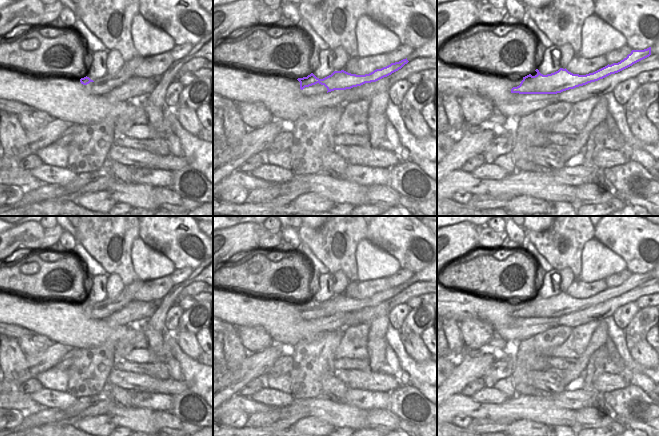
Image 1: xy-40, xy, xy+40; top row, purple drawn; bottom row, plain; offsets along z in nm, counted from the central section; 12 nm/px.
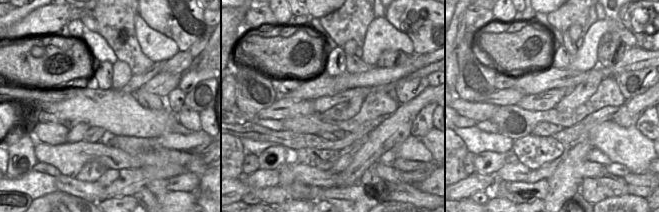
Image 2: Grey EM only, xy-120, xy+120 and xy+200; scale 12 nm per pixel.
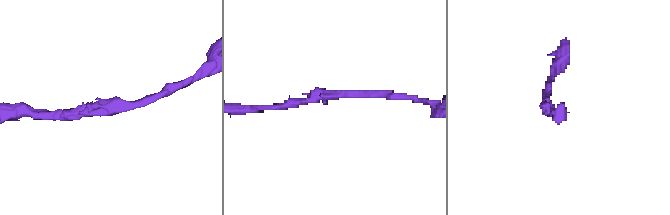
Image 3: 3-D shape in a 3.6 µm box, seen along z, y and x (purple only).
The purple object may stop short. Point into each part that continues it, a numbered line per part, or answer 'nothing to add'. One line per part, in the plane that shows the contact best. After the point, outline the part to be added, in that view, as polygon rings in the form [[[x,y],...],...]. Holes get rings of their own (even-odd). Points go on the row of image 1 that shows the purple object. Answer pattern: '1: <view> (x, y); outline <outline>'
nothing to add

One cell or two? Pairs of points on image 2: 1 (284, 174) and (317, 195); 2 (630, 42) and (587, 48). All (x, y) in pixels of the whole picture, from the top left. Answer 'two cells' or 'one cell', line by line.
1: two cells
2: one cell

